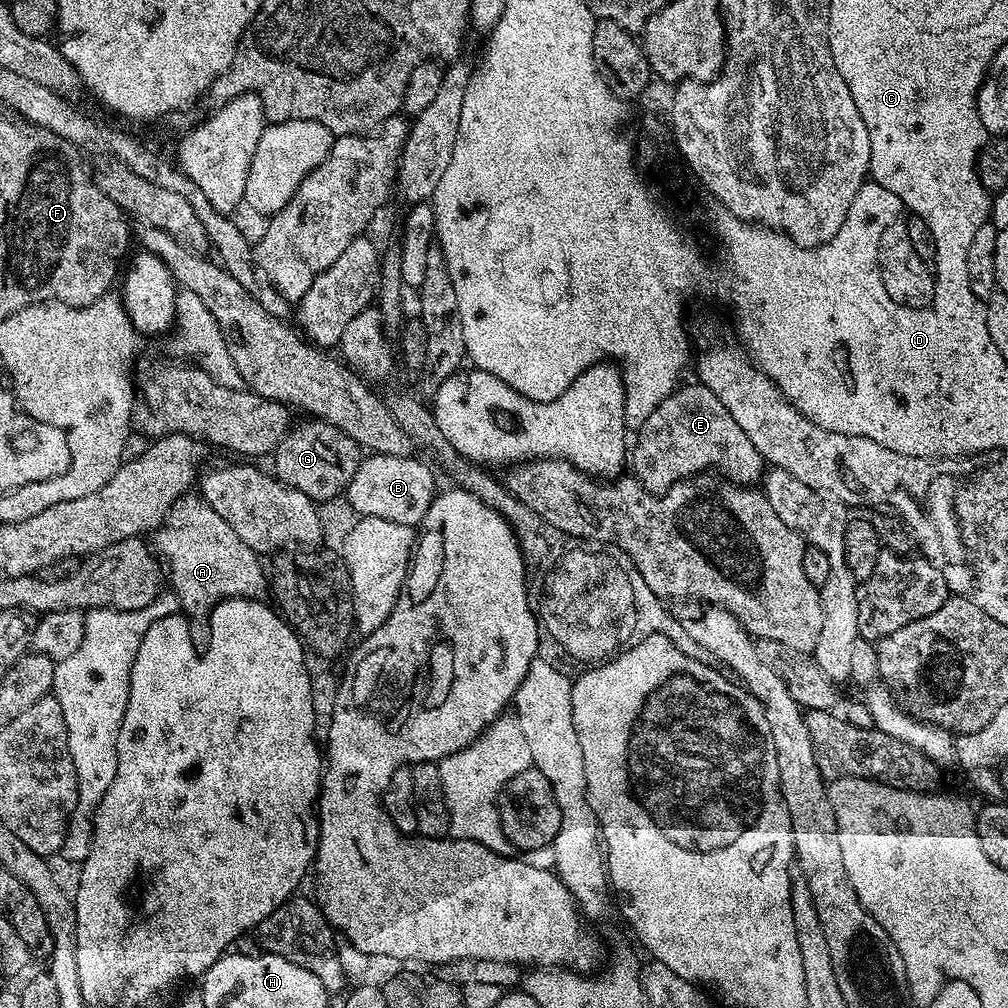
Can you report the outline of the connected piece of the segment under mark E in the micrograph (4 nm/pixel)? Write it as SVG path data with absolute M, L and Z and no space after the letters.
M699 382L685 383L677 387L665 400L660 403L646 418L646 422L635 433L634 443L630 448L630 472L636 477L636 481L648 492L657 494L670 490L679 480L689 480L692 476L698 476L711 470L726 480L735 480L737 484L756 486L763 481L766 471L766 461L758 450L754 450L754 442L746 438L742 426L730 418L730 410L718 402L718 396L712 390Z

